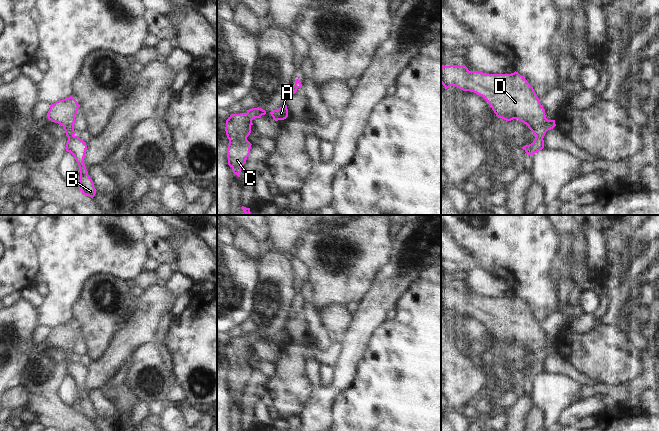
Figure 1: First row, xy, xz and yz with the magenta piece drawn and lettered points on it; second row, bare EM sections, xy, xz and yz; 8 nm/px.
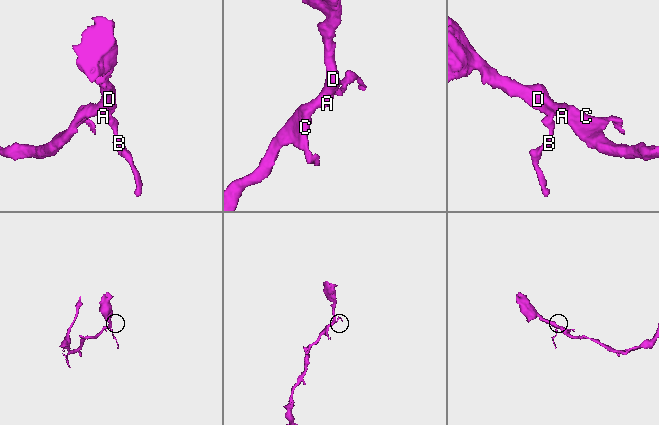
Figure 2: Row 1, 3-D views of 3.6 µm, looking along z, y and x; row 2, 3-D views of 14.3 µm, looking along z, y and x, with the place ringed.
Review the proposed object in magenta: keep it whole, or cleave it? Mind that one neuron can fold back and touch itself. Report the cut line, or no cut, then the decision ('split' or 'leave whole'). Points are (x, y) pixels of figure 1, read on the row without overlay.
no cut | leave whole

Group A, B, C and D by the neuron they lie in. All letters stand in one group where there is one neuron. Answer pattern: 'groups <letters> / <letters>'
groups A B C D

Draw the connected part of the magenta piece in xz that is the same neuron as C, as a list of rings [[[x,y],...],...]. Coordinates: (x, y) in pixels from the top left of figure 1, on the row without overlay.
[[[257,331],[247,334],[246,337],[231,338],[226,344],[225,355],[229,363],[228,389],[238,401],[240,401],[242,390],[250,378],[252,368],[247,364],[247,361],[251,357],[252,344],[261,342],[265,338],[265,334]]]

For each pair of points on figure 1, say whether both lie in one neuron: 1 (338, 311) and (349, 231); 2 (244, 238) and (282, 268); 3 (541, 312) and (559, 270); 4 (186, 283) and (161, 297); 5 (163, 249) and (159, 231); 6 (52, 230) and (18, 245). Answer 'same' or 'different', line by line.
1: different
2: different
3: different
4: different
5: same
6: different

